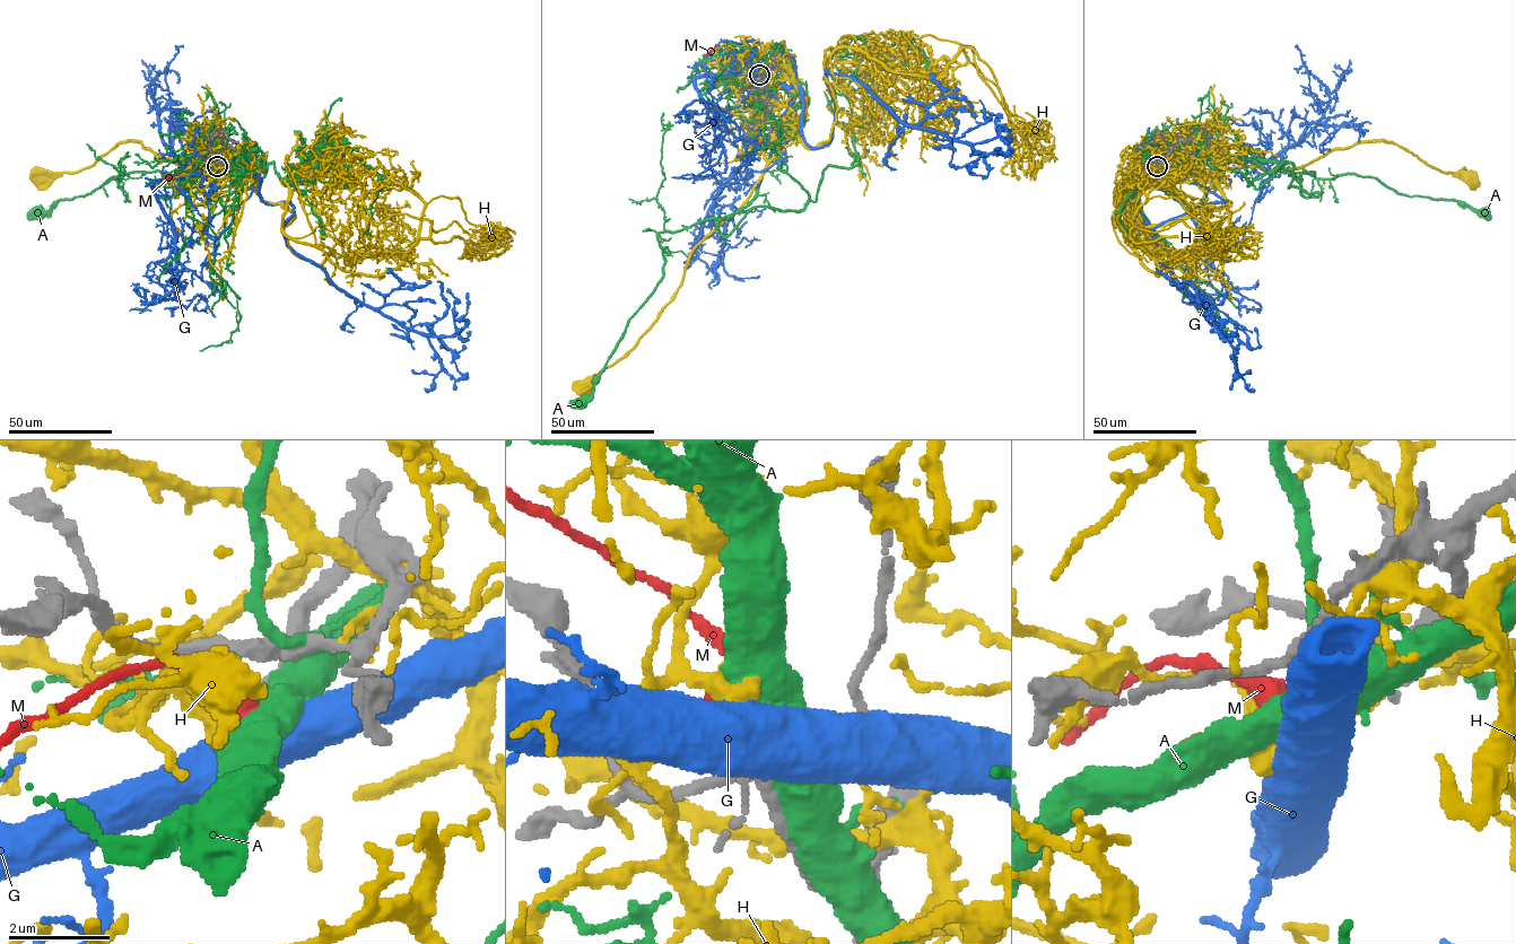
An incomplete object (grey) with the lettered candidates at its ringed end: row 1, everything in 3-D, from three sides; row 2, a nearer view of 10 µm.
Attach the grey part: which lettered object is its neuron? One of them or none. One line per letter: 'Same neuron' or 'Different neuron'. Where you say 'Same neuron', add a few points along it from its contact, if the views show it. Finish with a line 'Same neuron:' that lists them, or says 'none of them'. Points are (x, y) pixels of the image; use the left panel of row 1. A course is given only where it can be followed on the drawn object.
A: Different neuron
G: Different neuron
H: Different neuron
M: Different neuron
Same neuron: none of them

